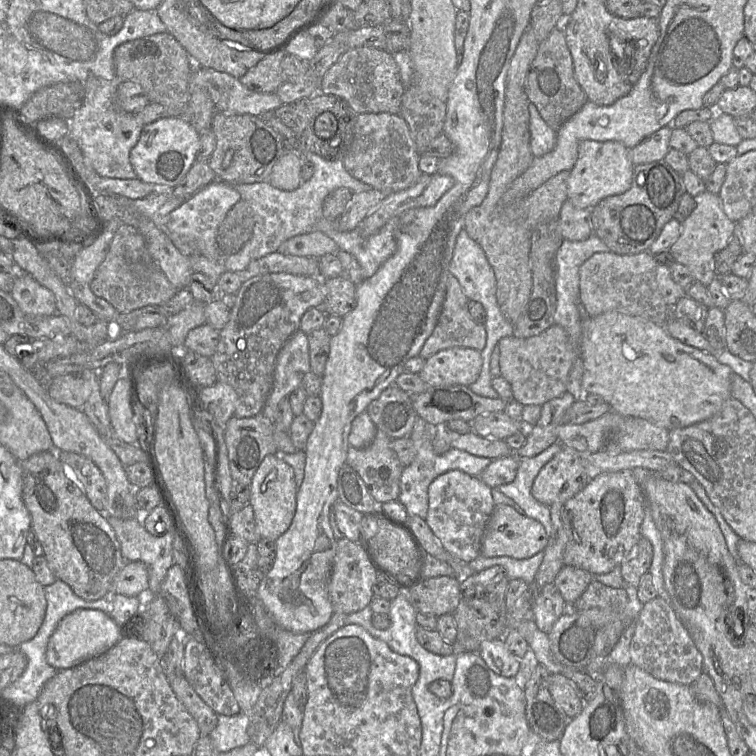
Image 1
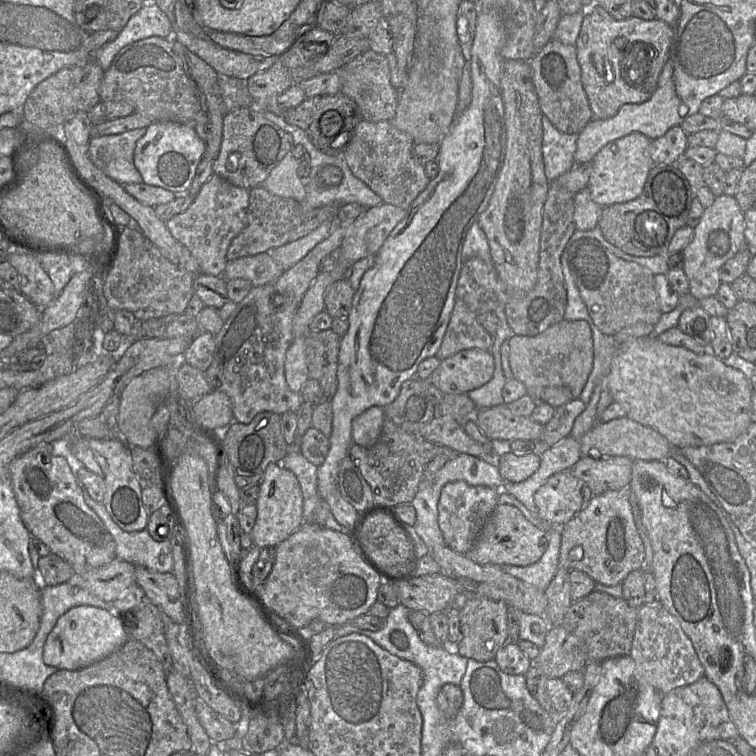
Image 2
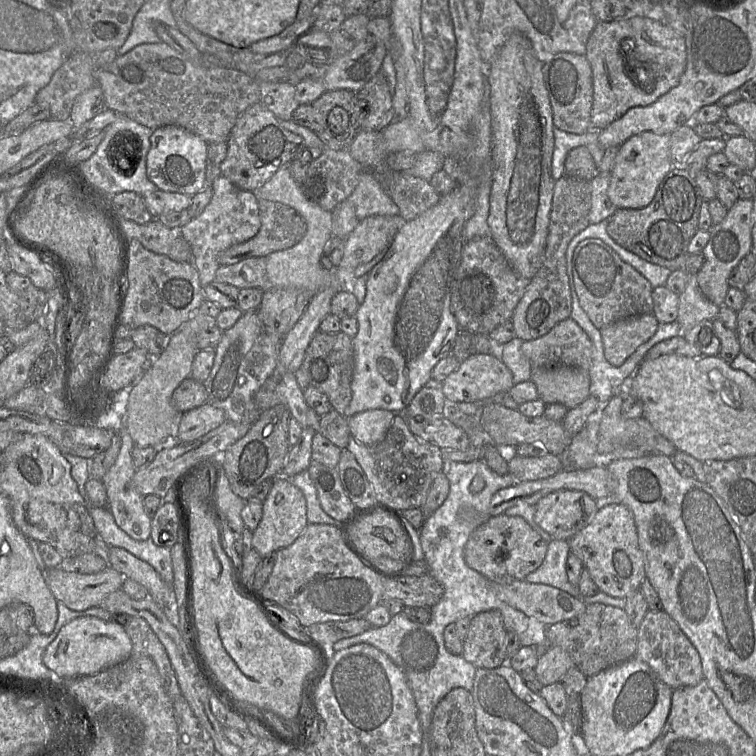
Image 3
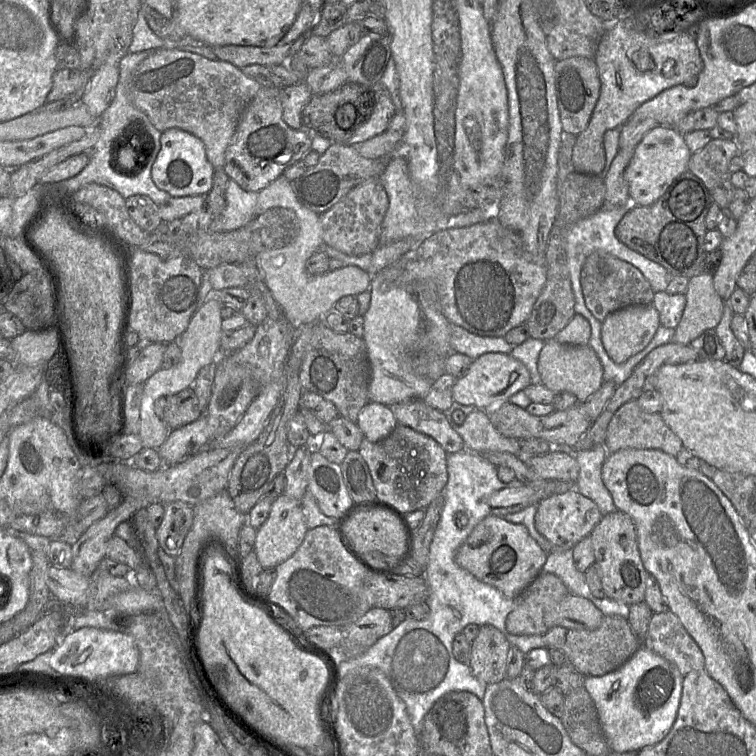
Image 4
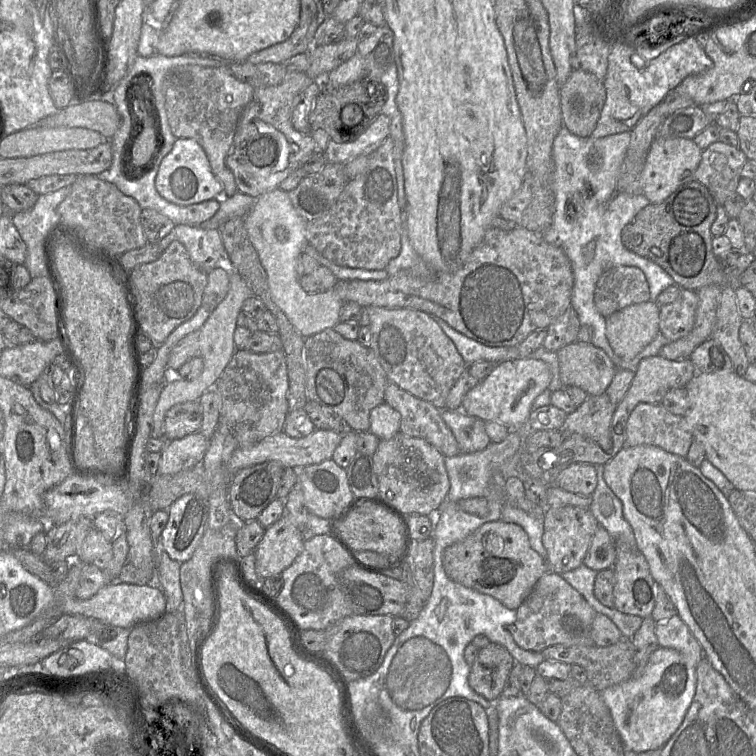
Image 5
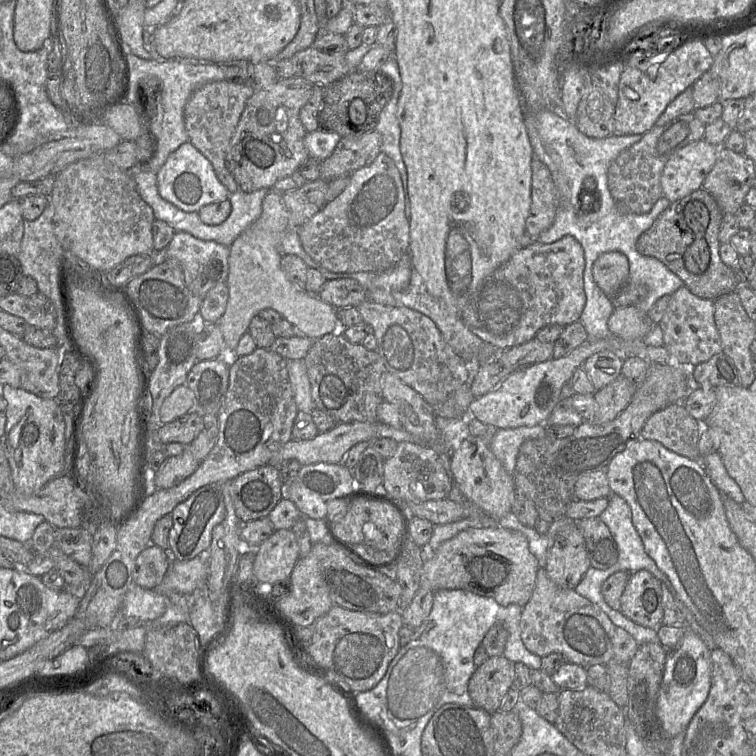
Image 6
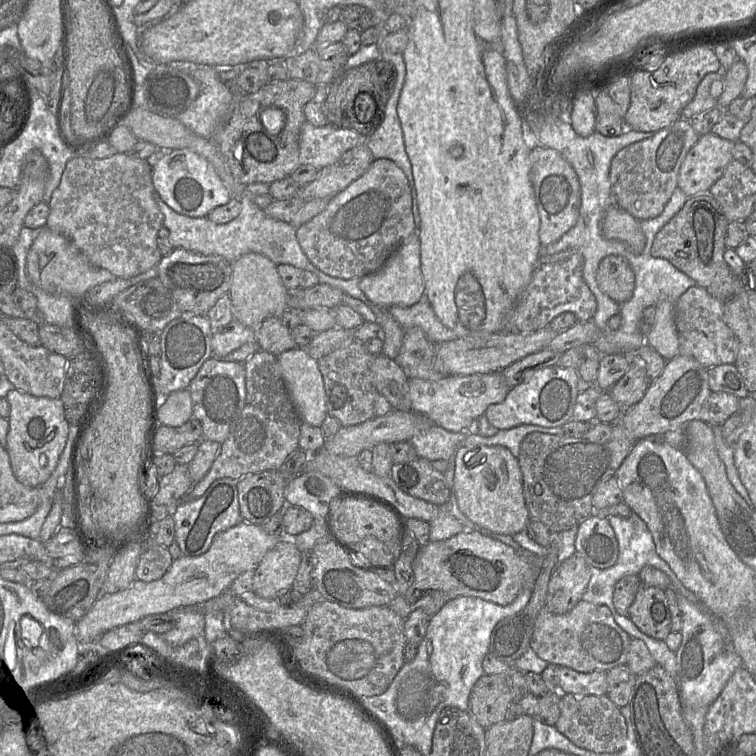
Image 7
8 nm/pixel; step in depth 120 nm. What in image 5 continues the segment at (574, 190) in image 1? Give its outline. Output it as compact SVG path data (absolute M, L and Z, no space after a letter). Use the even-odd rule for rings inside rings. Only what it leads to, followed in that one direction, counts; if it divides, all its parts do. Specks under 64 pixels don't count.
M656 137L649 147L641 172L641 194L650 204L664 201L682 184L696 180L694 174L701 156L702 149L691 139Z

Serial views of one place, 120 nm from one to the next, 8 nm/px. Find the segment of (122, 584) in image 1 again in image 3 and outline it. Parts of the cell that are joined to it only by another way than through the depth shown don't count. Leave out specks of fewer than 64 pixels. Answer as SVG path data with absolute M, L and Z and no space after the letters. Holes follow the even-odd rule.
M109 565L95 574L66 572L59 567L44 568L43 572L55 599L75 611L99 607L106 596L122 589L124 580Z

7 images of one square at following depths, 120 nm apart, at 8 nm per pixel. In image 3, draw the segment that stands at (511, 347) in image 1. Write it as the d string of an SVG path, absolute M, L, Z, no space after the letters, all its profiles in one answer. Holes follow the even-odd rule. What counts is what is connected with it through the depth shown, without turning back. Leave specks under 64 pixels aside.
M570 317L559 322L546 335L524 341L521 350L532 364L532 369L546 365L567 365L589 371L592 364L592 342Z

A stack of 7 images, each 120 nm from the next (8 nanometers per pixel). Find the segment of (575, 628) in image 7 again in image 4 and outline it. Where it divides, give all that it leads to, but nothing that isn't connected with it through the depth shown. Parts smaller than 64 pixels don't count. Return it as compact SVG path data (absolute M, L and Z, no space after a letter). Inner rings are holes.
M541 572L516 598L514 609L506 618L506 629L514 635L543 635L560 623L559 604L569 591L559 577Z

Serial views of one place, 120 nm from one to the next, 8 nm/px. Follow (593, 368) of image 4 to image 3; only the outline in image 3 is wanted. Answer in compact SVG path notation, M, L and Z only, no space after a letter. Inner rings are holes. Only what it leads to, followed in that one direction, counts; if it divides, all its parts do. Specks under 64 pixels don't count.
M567 365L533 367L531 380L545 404L559 403L572 409L590 396L590 374L584 369Z

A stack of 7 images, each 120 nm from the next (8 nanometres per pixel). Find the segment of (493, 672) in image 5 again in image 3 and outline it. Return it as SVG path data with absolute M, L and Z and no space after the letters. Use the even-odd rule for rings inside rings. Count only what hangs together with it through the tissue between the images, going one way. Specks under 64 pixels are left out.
M498 610L470 618L462 656L476 668L496 668L507 663L507 630Z

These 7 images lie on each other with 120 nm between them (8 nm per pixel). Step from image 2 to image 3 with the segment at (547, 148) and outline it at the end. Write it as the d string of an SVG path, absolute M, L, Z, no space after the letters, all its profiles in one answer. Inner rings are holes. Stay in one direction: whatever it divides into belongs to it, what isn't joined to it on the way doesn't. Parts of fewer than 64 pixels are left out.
M554 126L554 150L552 155L552 176L554 180L565 175L565 159L570 150L578 146L597 143L598 131L587 130L583 134L562 131Z

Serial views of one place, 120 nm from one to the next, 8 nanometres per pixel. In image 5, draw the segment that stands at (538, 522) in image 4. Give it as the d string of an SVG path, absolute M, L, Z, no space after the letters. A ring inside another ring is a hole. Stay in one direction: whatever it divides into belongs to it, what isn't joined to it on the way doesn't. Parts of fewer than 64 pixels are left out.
M574 506L547 507L543 515L542 543L547 552L547 564L550 571L562 574L582 565L599 526L589 509Z

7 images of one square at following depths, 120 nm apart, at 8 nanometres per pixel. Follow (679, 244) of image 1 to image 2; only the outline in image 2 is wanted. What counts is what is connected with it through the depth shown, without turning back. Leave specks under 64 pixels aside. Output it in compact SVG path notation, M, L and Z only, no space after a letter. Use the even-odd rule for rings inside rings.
M732 195L717 196L713 204L705 208L698 225L693 230L690 243L681 251L684 270L689 280L689 293L697 300L715 297L721 285L720 268L746 246L744 235L745 213Z

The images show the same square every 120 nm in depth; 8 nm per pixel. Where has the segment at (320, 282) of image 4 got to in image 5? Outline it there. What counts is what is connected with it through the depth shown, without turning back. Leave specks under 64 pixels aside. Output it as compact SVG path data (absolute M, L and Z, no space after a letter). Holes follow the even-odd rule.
M278 187L259 196L244 220L248 237L267 273L271 297L292 325L304 338L326 329L333 329L340 321L340 313L345 302L335 289L310 294L301 287L296 266L308 243L306 238L308 221L298 214L289 193ZM280 229L286 231L283 239L277 235Z

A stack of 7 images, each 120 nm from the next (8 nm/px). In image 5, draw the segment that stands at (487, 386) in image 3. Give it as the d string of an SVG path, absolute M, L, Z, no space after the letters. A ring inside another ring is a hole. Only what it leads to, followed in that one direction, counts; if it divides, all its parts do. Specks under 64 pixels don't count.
M521 357L502 361L465 395L461 405L468 415L485 422L498 422L510 429L522 429L528 425L534 400L548 388L550 382L550 368L540 359Z

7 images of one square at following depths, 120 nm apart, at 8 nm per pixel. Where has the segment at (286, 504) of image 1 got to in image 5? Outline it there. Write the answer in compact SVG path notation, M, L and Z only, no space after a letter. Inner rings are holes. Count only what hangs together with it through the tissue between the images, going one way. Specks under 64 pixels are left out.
M285 515L265 528L255 554L255 567L262 579L281 576L300 554L305 541L304 533Z

